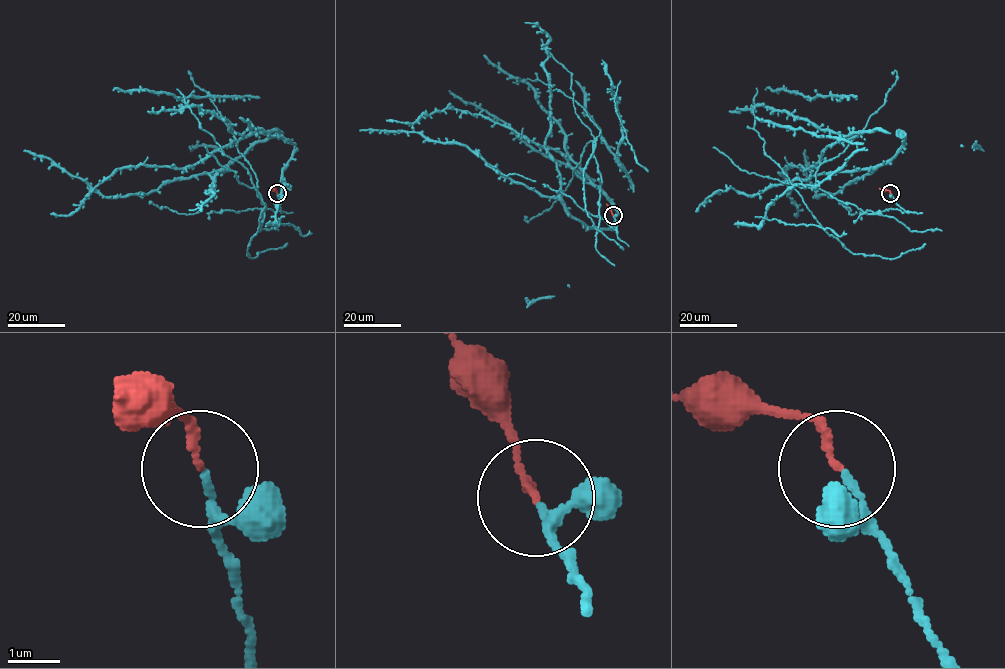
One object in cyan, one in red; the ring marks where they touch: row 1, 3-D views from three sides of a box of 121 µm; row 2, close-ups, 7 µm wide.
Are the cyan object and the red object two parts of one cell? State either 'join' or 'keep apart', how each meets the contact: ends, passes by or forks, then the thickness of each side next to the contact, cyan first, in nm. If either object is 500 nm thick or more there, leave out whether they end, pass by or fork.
join | cyan ends | red ends | 130/130 nm

